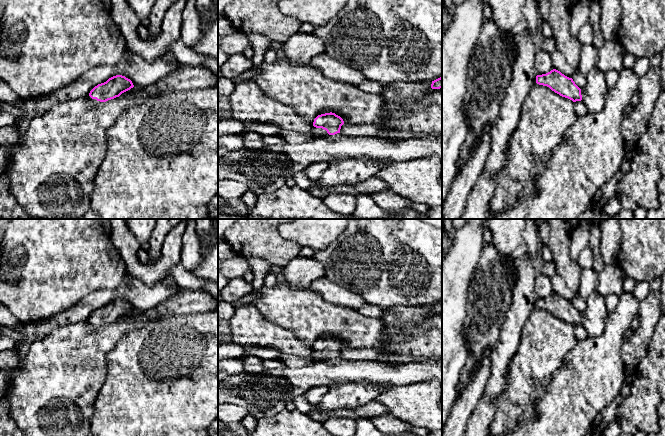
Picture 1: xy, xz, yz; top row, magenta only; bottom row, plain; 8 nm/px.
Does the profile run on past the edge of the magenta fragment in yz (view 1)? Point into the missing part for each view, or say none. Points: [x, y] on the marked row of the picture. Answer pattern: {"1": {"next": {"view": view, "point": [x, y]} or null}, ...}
{"1": {"next": null}}

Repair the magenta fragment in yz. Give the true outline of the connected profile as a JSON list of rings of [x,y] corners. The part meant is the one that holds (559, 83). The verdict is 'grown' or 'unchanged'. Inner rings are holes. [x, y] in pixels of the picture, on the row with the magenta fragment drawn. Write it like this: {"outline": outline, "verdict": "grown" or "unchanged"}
{"outline": [[[553,69],[550,72],[536,76],[536,83],[547,86],[562,97],[568,98],[573,102],[581,101],[581,89],[575,84],[572,78]]], "verdict": "unchanged"}

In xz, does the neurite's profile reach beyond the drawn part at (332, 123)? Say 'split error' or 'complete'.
split error

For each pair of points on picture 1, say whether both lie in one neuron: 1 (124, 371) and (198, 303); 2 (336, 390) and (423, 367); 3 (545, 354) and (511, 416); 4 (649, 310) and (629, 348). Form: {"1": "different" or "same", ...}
{"1": "different", "2": "different", "3": "same", "4": "same"}

